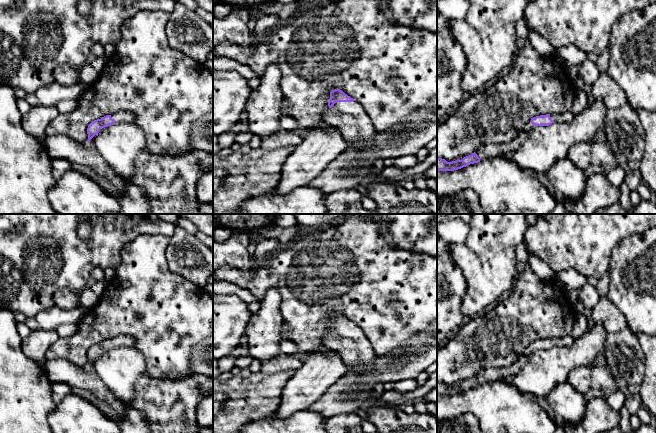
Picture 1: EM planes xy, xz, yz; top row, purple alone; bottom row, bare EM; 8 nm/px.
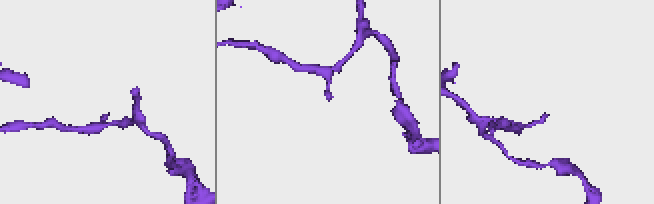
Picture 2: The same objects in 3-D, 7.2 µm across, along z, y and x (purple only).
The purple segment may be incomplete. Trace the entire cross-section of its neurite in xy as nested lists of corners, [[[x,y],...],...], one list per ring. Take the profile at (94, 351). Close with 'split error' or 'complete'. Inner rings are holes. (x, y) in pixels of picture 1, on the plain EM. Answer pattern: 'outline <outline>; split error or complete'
outline [[[119,335],[111,339],[106,339],[101,343],[94,344],[88,349],[88,367],[99,357],[101,352],[108,351],[117,346],[134,346],[134,339],[129,335]]]; split error

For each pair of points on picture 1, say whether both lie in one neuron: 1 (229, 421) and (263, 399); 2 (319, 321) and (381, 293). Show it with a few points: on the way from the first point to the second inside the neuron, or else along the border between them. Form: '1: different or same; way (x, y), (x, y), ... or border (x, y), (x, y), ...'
1: same; way (237, 413), (251, 399), (255, 399)
2: same; way (333, 305), (345, 294), (365, 294)

